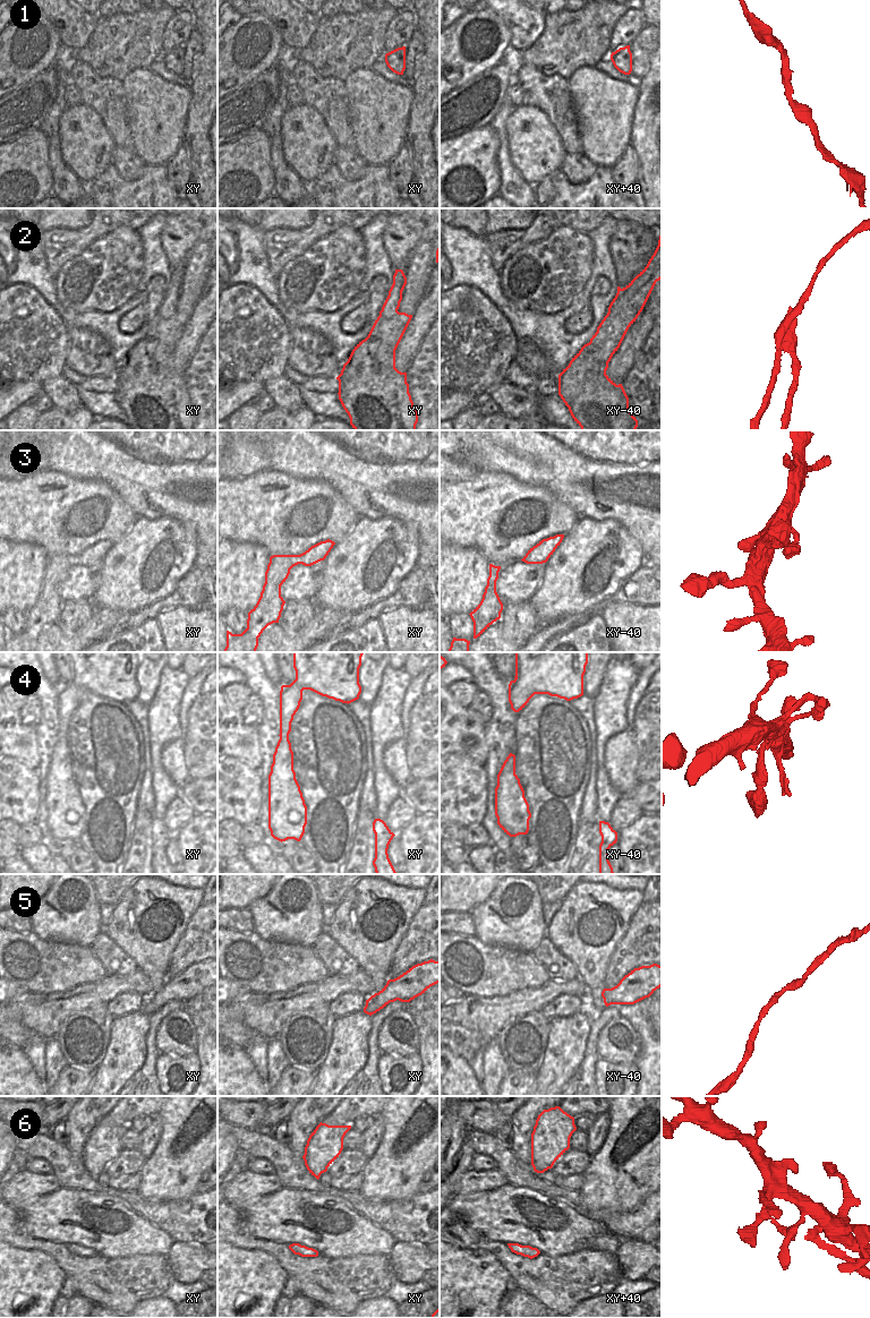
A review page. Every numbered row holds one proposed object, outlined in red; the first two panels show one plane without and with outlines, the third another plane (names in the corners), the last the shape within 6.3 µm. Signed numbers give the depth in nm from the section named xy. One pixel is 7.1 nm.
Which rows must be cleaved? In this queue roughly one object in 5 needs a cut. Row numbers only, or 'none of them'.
2.

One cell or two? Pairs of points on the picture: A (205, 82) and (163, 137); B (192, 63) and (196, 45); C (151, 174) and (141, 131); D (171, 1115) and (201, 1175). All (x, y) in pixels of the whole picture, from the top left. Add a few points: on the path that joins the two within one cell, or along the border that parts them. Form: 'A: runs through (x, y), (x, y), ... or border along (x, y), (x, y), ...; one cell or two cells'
A: border along (189, 87), (188, 116), (185, 128); two cells
B: runs through (192, 59), (192, 53), (195, 50); one cell
C: border along (145, 164), (164, 165); two cells
D: runs through (172, 1130), (173, 1143), (189, 1161); one cell

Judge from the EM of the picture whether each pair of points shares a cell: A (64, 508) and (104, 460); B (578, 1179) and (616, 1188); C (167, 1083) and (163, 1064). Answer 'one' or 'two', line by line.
A: two
B: two
C: one

